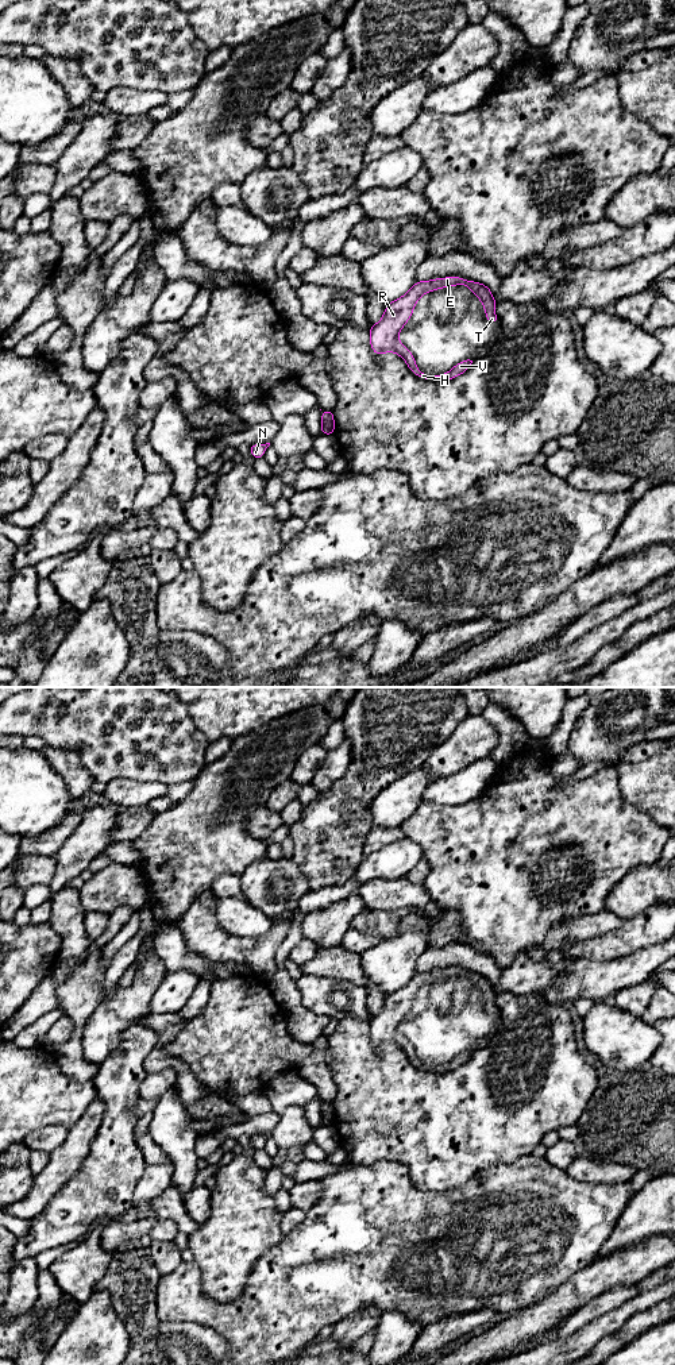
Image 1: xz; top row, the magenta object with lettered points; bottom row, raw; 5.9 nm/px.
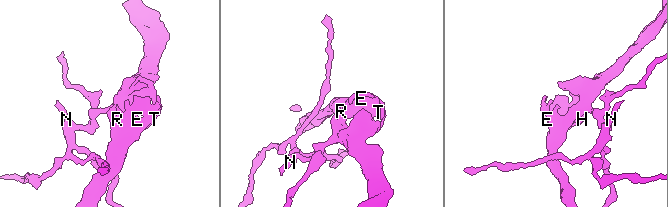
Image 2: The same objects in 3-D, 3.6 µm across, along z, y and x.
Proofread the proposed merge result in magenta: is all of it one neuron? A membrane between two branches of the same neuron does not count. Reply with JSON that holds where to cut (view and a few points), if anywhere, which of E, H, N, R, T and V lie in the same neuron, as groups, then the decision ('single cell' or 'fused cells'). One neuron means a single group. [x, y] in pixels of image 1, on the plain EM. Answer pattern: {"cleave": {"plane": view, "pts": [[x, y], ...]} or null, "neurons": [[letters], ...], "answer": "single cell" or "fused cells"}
{"cleave": {"plane": "xz", "pts": [[332, 1113], [321, 1115]]}, "neurons": [["E", "H", "R", "T", "V"], ["N"]], "answer": "fused cells"}

